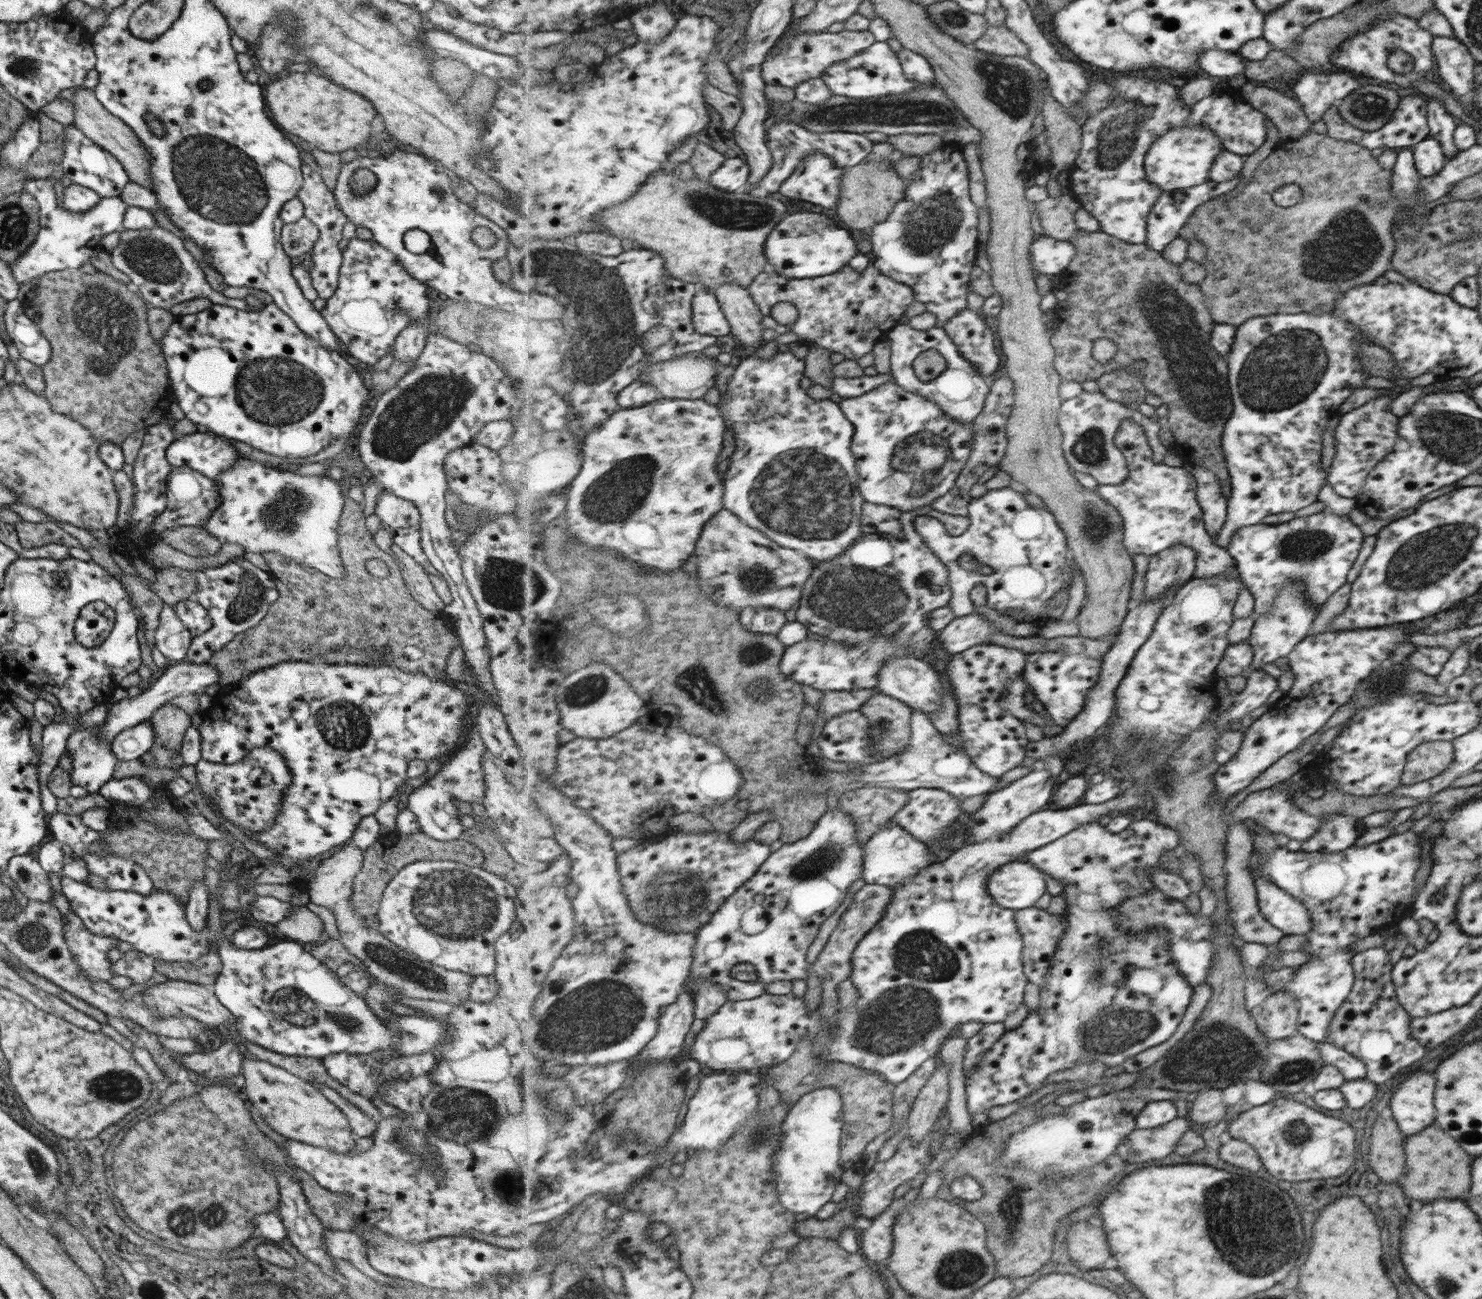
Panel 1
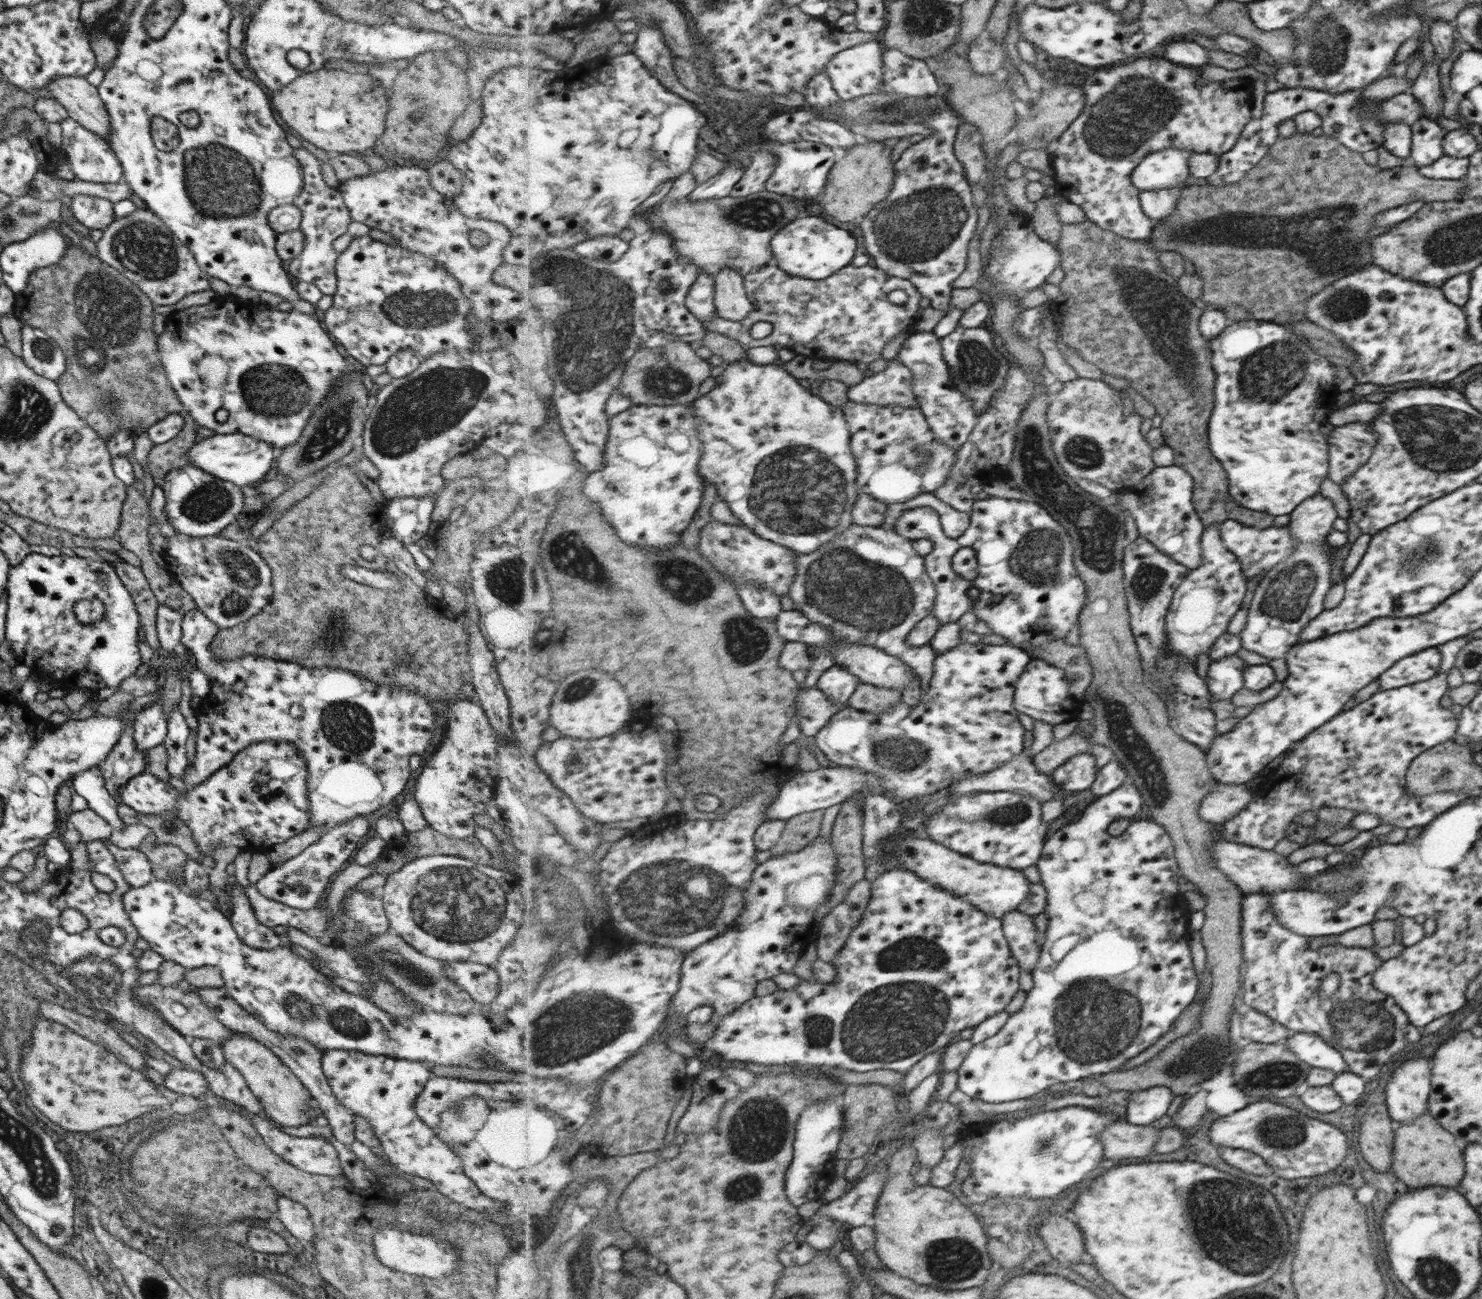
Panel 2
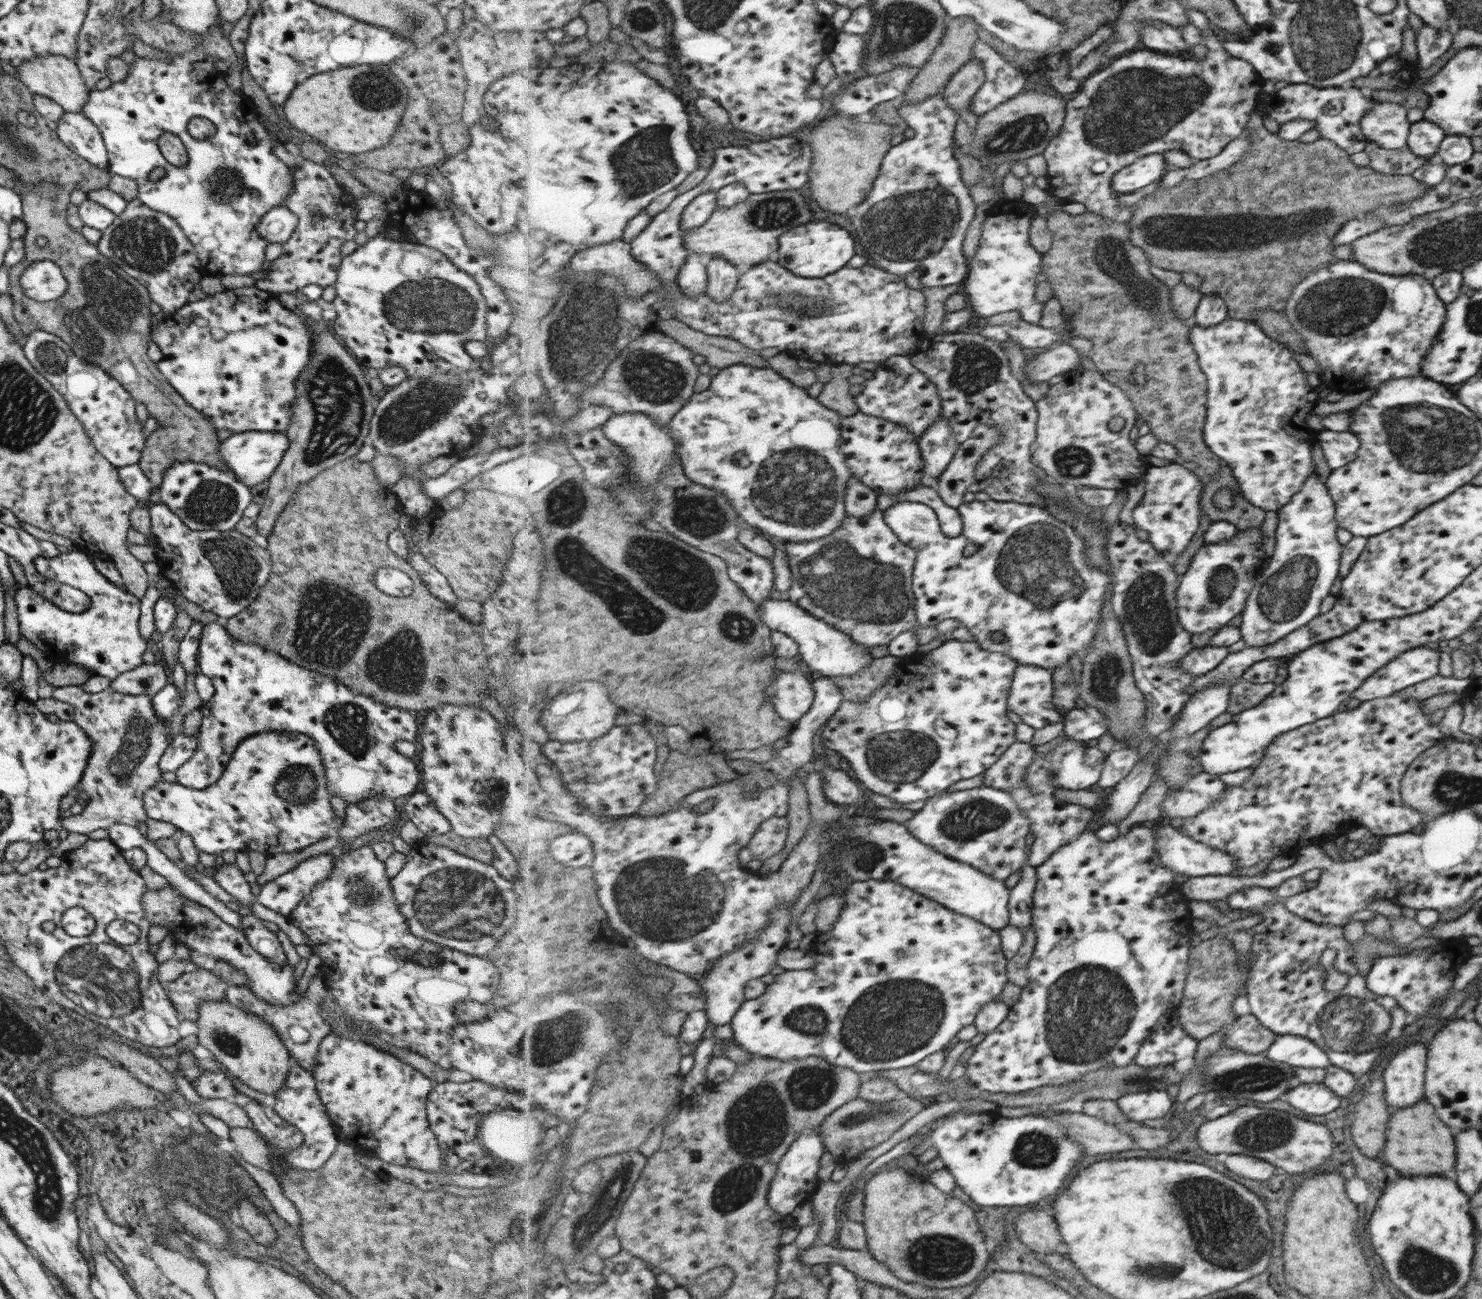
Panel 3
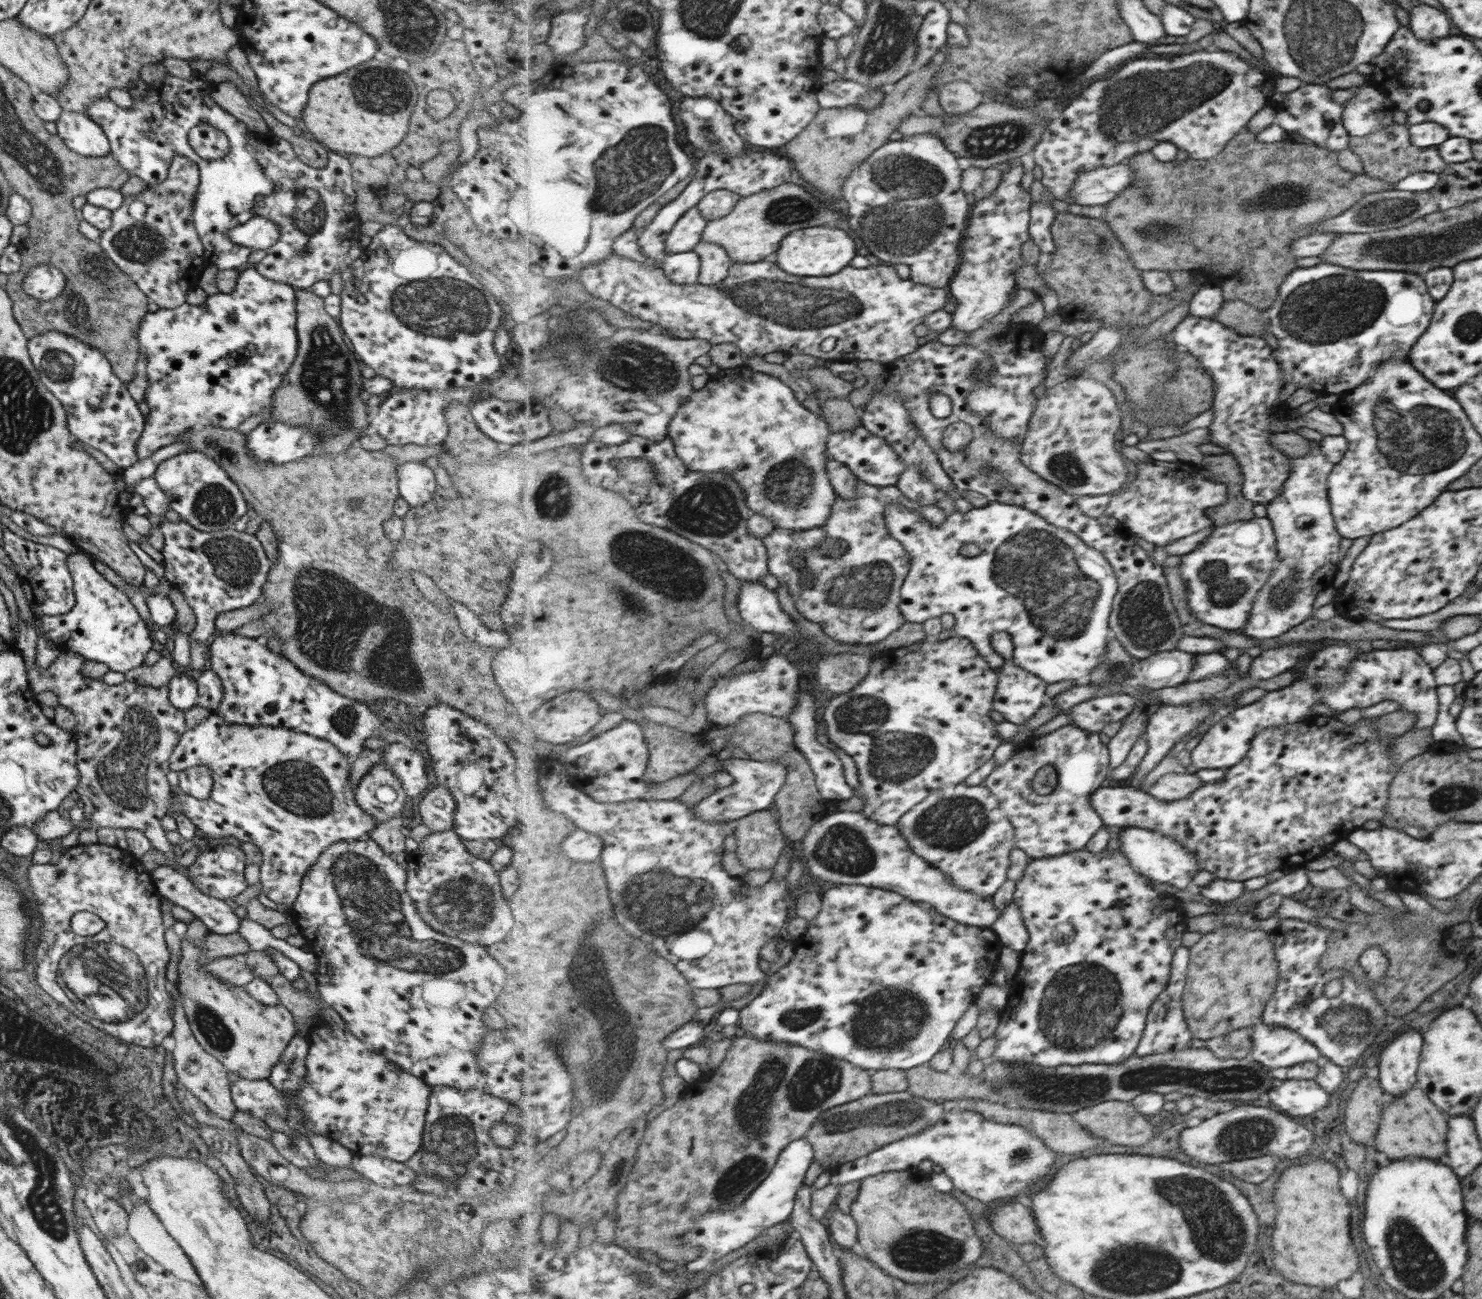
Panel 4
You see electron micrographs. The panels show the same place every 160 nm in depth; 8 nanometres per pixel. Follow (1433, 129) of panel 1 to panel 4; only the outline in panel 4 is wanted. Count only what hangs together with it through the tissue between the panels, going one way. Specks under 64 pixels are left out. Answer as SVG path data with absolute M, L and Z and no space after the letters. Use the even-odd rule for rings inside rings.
M1415 3L1408 14L1411 32L1419 40L1439 40L1449 36L1450 20L1442 11L1424 3Z

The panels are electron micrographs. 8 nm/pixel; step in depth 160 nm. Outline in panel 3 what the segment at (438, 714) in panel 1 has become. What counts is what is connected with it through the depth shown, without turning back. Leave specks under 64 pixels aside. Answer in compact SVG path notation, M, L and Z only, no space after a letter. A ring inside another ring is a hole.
M221 621L201 624L197 648L197 668L201 674L211 679L214 691L211 698L200 707L202 717L199 733L196 735L198 748L185 764L174 770L177 784L193 790L207 788L220 777L238 742L255 733L275 731L304 734L314 742L320 754L330 796L339 796L347 805L375 795L385 795L394 799L415 792L417 780L421 777L415 767L415 760L397 754L392 744L396 740L407 740L417 744L419 726L415 725L416 713L381 704L362 694L352 694L350 689L336 678L296 666L258 644L235 640L229 636Z

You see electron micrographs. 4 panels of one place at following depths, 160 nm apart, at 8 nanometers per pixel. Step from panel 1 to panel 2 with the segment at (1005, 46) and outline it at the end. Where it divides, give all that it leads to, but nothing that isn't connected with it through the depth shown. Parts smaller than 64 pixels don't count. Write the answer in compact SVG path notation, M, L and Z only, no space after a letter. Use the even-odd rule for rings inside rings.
M984 32L969 47L970 65L979 74L998 74L1002 68L1002 60L1007 56L1005 46L995 43Z

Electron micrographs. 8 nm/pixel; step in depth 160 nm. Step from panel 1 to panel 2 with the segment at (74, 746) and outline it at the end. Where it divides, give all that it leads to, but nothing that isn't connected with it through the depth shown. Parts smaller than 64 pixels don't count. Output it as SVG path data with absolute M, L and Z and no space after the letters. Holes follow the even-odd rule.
M96 766L78 772L71 778L73 790L86 800L87 806L98 814L112 829L121 830L124 824L115 812L116 802L105 790Z

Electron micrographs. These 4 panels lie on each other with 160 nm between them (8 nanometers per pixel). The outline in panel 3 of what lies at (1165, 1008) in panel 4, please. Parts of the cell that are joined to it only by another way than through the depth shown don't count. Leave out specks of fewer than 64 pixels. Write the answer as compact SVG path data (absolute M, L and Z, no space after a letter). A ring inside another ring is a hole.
M1169 1009L1151 1029L1151 1036L1146 1038L1143 1042L1138 1056L1135 1057L1134 1062L1142 1067L1156 1067L1163 1065L1172 1065L1179 1060L1185 1060L1187 1056L1194 1056L1196 1051L1196 1043L1198 1040L1191 1038L1187 1031L1181 1026L1180 1014L1177 1009Z

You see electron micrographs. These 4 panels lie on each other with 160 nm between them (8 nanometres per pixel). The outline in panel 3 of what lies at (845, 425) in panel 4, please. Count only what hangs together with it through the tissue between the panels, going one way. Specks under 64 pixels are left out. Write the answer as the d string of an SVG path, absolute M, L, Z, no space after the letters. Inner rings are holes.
M841 363L831 365L831 379L824 385L816 396L817 402L829 410L835 410L842 418L851 417L859 413L859 406L851 393L851 384L847 378L851 376L853 364Z

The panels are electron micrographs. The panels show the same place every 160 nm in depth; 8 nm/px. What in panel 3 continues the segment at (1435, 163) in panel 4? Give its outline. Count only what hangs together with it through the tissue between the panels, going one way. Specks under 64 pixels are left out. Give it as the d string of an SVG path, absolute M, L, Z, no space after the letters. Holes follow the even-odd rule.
M1368 142L1364 151L1367 151L1370 158L1368 166L1375 172L1385 175L1410 175L1415 169L1433 159L1420 157L1412 153L1407 146L1384 149L1374 142Z

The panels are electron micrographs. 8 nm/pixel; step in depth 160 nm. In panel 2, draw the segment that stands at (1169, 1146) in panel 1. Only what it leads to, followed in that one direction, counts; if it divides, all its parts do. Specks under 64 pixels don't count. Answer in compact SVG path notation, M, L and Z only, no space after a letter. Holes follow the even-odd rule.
M1118 1120L1106 1126L1099 1137L1107 1158L1141 1158L1154 1152L1154 1144L1163 1129Z

